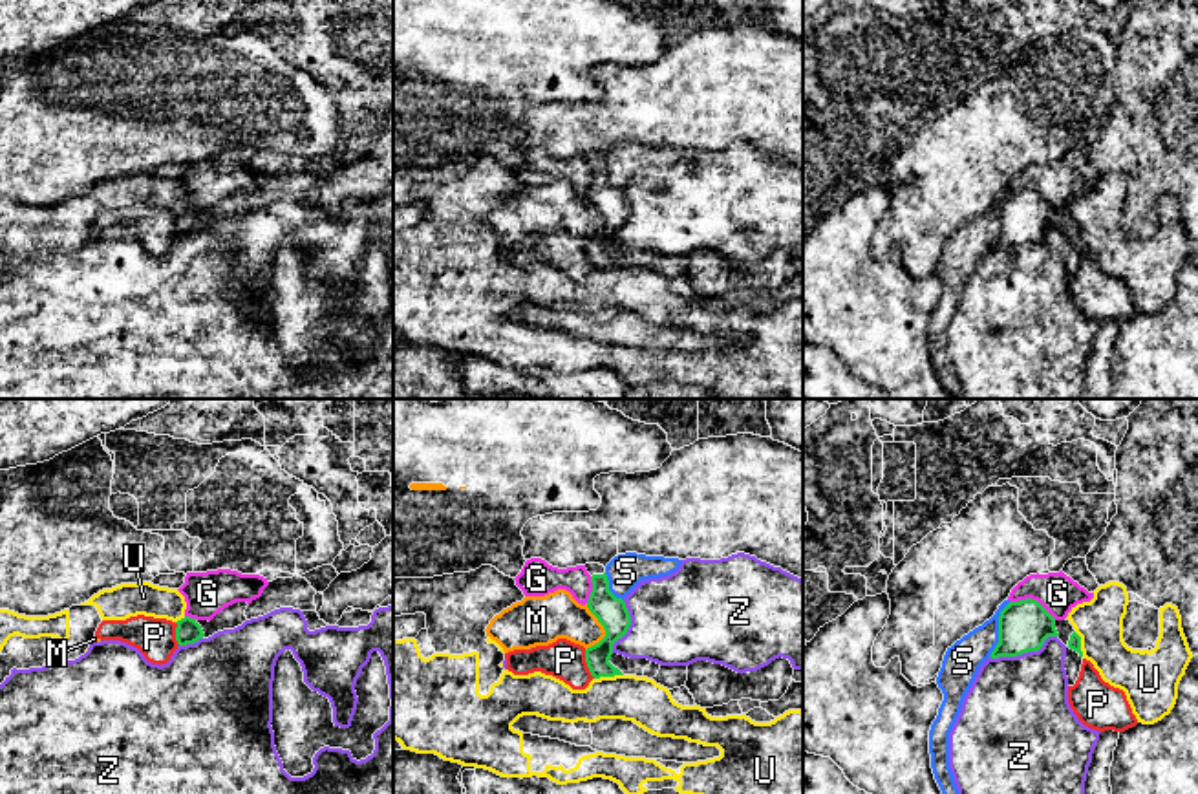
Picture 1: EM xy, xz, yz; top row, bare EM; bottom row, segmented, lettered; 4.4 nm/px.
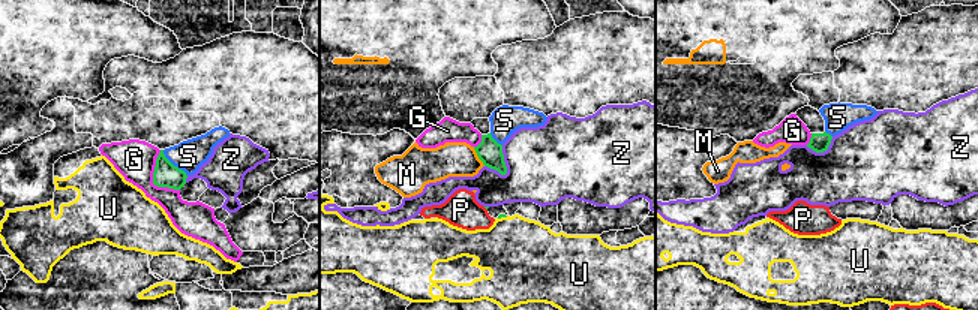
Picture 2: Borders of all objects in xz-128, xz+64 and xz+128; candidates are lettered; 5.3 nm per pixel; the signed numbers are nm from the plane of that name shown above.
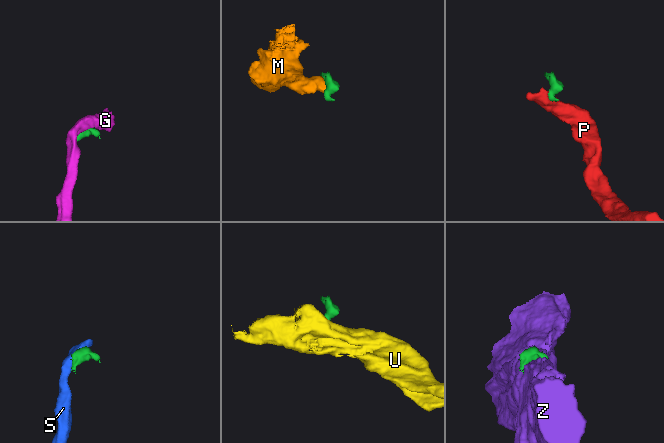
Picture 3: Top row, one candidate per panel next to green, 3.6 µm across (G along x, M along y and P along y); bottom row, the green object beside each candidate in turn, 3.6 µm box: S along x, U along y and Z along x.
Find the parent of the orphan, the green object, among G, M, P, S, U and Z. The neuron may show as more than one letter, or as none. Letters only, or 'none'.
none

